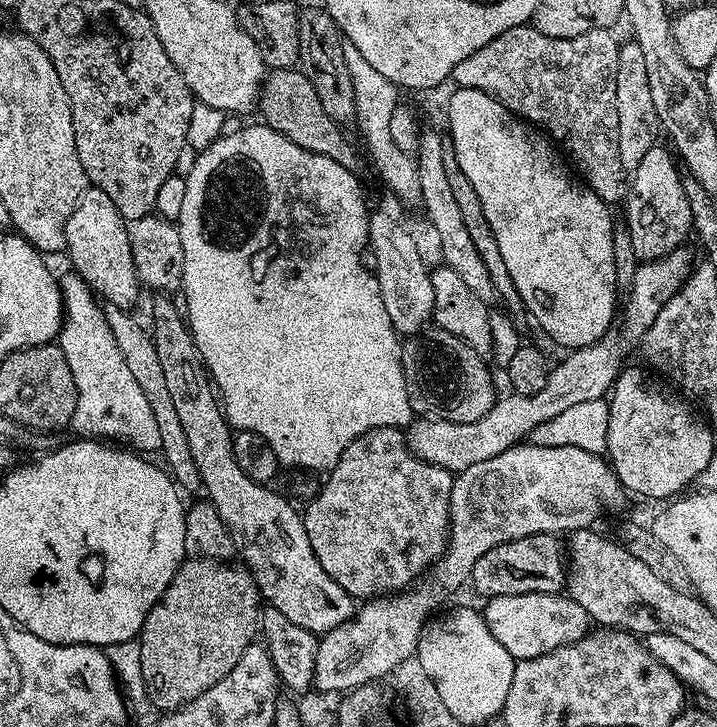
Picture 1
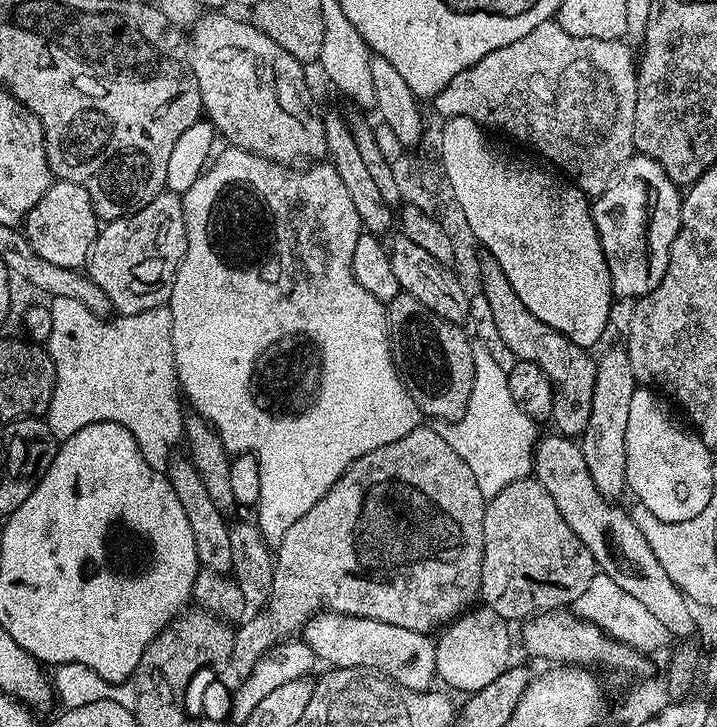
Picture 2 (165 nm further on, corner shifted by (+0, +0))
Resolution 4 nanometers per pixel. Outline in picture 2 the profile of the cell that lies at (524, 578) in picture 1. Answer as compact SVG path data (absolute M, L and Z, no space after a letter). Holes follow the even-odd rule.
M535 478L510 482L484 505L484 554L480 575L479 599L504 621L519 622L551 610L564 610L575 605L576 599L590 586L598 569L590 550L574 534L559 513L554 499Z

